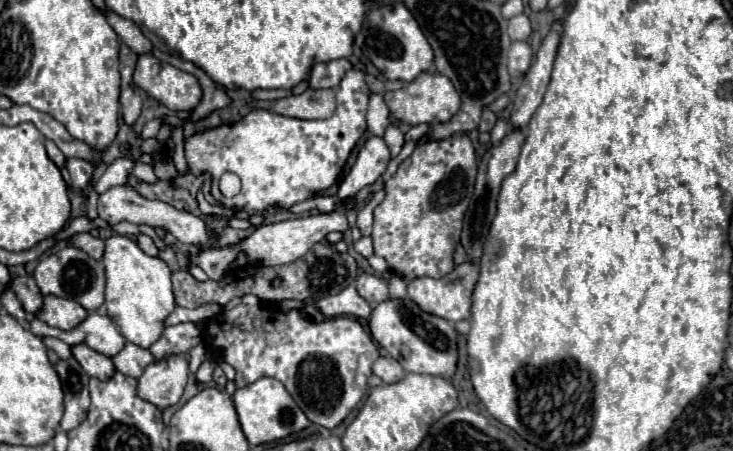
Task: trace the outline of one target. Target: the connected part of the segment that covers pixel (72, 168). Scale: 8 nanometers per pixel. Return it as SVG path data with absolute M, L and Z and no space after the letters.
M68 158L66 162L68 166L68 172L70 172L70 184L72 184L72 192L82 192L88 184L90 184L90 178L92 178L92 164L86 162L86 160L80 160L80 158Z

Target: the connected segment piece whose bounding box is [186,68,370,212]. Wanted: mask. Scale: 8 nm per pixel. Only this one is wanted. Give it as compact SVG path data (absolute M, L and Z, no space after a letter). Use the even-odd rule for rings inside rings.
M348 70L348 74L342 78L338 86L338 108L334 116L326 120L298 120L298 118L288 118L280 116L268 110L254 110L240 122L232 126L220 126L214 130L208 130L204 134L196 134L186 140L186 160L188 166L194 174L210 172L212 174L212 196L228 208L236 210L264 210L270 204L280 204L282 208L290 208L296 202L308 200L314 194L326 190L336 182L338 174L342 172L352 148L360 140L360 136L366 132L366 108L370 100L370 88L366 84L366 76L360 70ZM224 172L234 172L242 180L242 190L234 198L224 198L222 192L218 190L218 180Z

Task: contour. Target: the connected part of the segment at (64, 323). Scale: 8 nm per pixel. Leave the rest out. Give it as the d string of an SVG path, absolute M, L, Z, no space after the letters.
M46 296L44 310L38 314L38 318L44 320L48 326L54 326L60 330L76 328L86 316L88 316L88 310L84 310L78 302L56 298L56 296Z

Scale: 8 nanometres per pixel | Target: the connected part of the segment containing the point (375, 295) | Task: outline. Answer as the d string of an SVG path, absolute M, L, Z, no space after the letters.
M360 274L356 280L356 290L372 306L388 300L388 284L372 274Z

